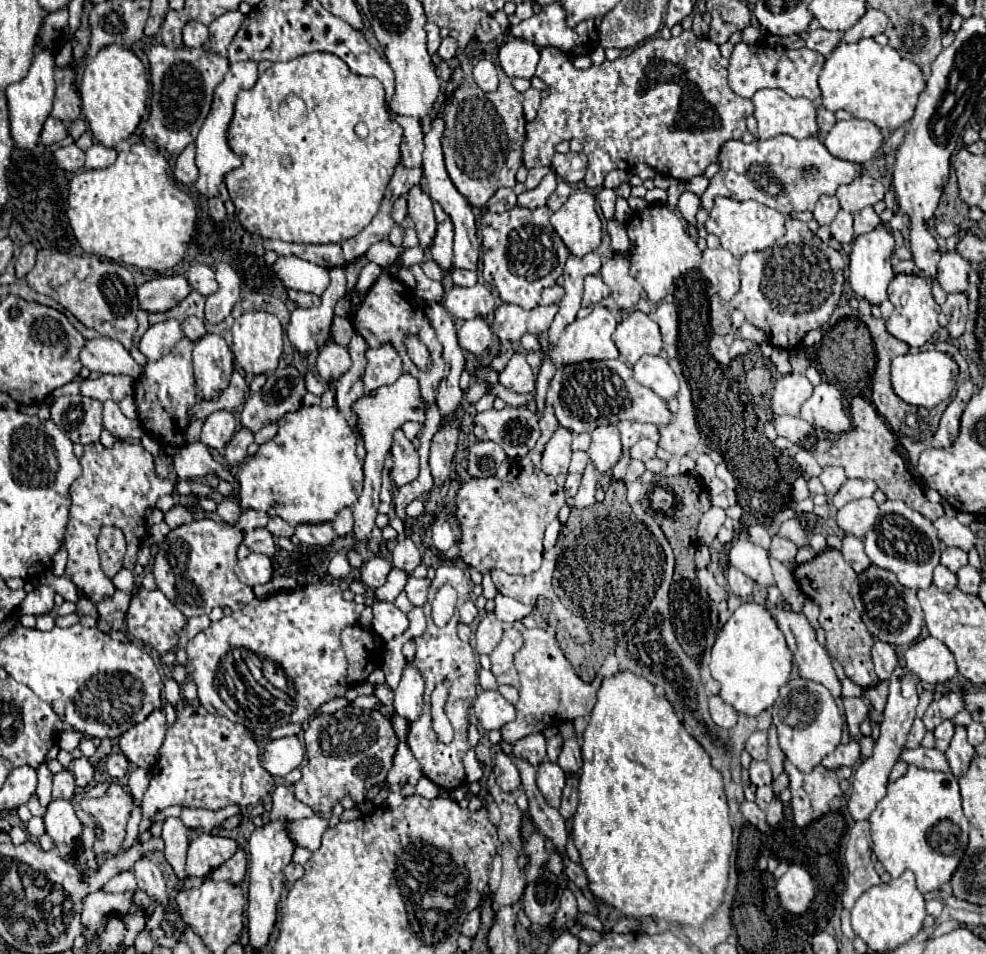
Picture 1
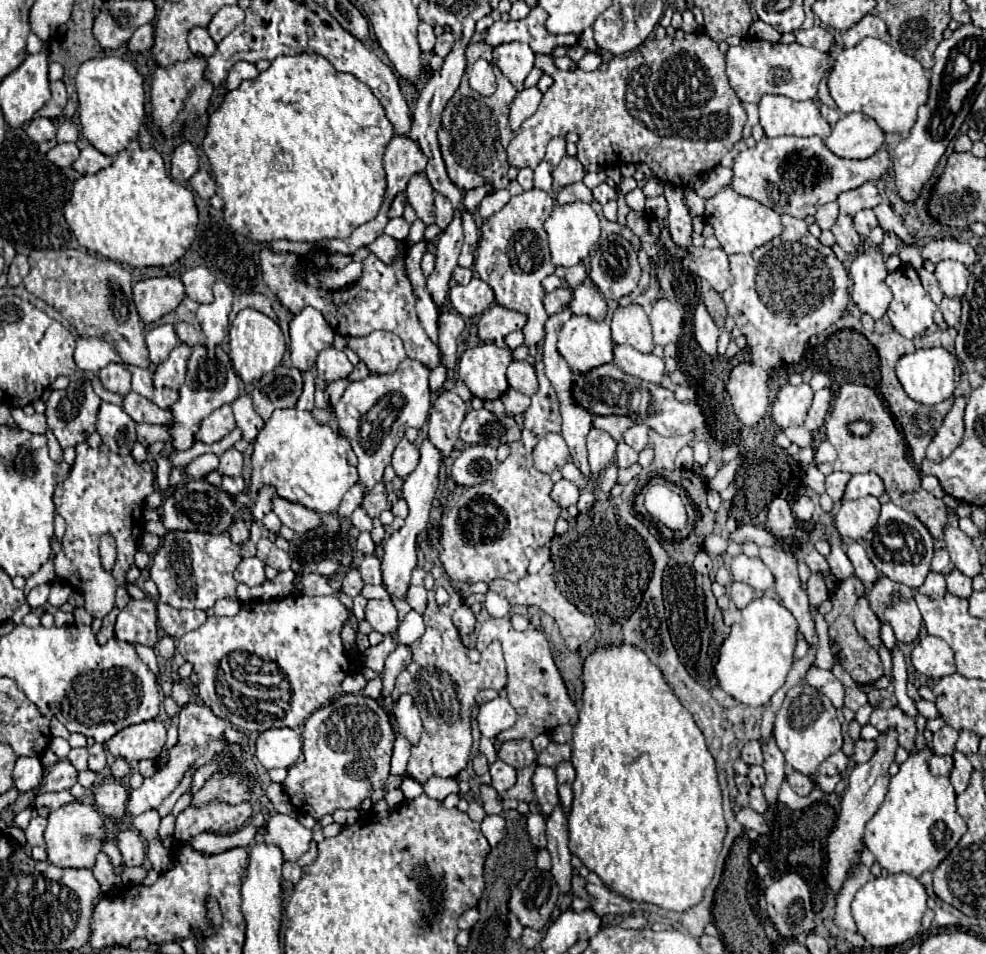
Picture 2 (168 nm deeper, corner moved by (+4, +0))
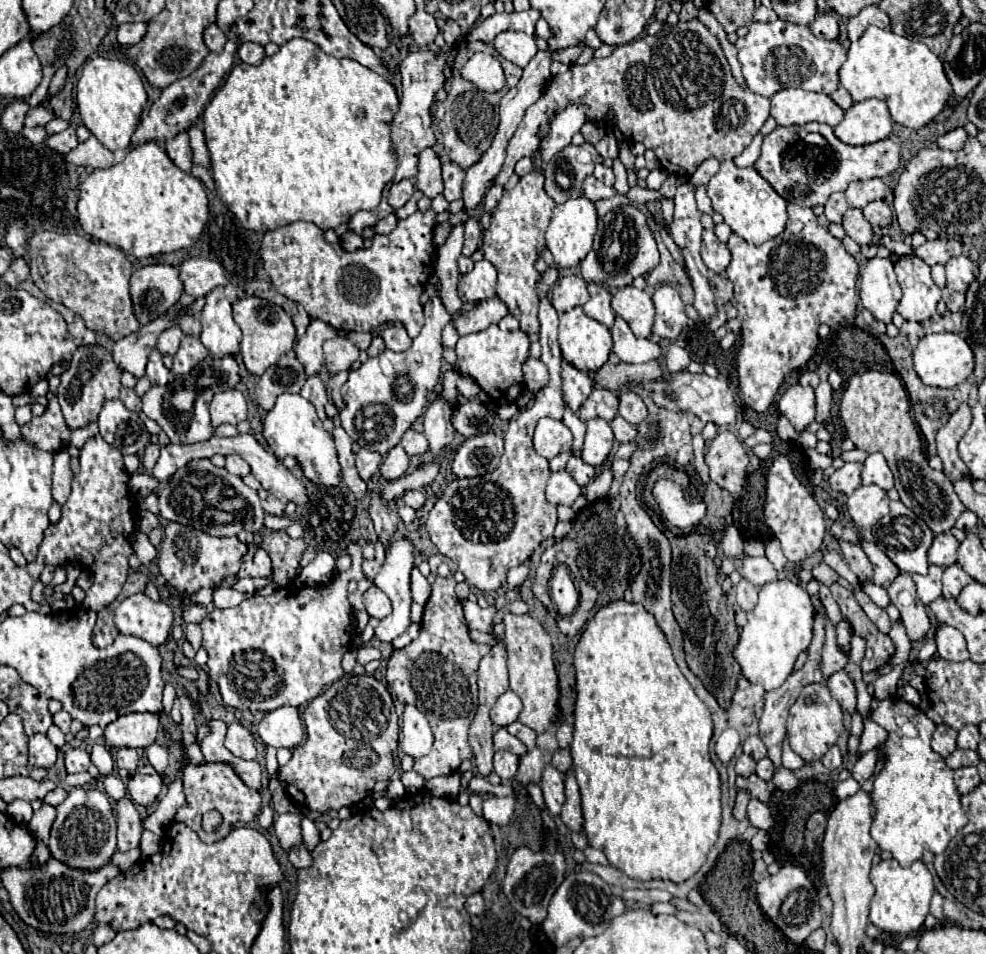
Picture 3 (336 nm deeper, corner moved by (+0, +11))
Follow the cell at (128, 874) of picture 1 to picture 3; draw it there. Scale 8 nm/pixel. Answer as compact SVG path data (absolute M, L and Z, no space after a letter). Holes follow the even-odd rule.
M144 831L142 833L142 841L140 841L140 849L142 849L142 857L148 859L150 855L158 853L162 847L162 841L158 835L154 835L152 831Z

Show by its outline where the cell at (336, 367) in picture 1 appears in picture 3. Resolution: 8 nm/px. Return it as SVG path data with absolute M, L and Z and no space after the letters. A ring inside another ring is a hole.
M334 337L324 343L324 355L326 355L326 369L330 375L336 375L340 371L348 371L360 355L360 349L344 337Z

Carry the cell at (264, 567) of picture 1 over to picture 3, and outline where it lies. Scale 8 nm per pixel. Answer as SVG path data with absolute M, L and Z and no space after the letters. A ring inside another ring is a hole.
M258 547L254 559L242 563L242 567L238 571L238 577L252 577L252 579L254 577L270 577L270 575L272 575L272 563L270 563L268 553L262 547Z

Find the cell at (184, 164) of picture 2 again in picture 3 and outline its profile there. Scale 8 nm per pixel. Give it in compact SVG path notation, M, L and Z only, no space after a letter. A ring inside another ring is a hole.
M178 133L174 139L166 141L166 153L168 157L182 169L182 171L190 171L192 167L192 149L190 149L190 137L188 133Z

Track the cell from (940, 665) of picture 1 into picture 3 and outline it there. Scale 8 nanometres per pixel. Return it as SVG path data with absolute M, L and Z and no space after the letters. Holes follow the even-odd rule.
M942 625L940 631L936 633L936 643L938 643L938 655L942 659L946 661L966 661L968 659L966 639L956 627Z

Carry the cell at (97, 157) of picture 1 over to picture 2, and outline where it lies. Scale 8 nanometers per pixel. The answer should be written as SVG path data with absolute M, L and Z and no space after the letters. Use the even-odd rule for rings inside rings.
M86 146L82 152L80 152L80 158L72 164L72 168L80 174L96 174L98 170L106 168L112 164L112 158L98 152L94 146Z

